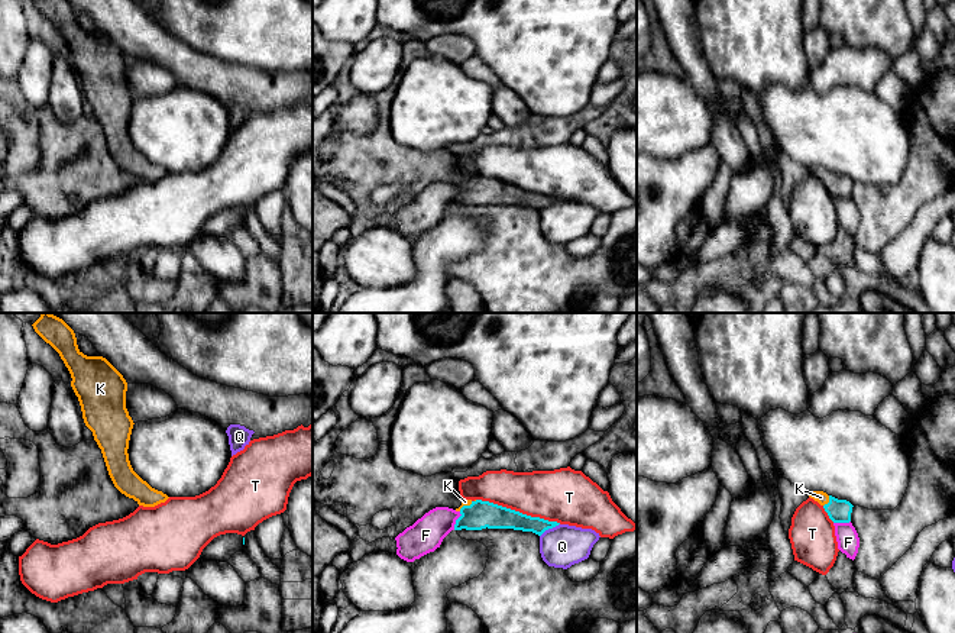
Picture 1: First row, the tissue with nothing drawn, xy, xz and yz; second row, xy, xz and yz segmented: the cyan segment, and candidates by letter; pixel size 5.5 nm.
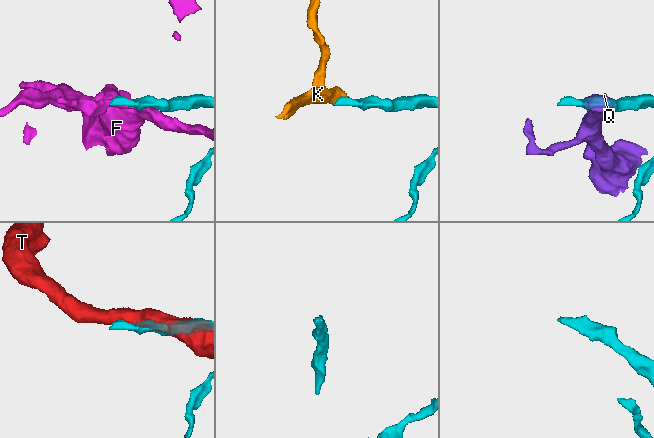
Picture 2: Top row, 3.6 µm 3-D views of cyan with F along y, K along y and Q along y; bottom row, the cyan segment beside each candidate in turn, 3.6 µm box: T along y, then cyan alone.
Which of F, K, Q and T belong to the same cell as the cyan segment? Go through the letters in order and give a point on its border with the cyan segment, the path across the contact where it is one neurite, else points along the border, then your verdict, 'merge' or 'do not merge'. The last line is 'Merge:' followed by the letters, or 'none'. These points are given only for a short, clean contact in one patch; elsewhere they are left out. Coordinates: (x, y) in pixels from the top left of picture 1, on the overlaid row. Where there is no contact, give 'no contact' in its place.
F: contact xz (456, 520); do not merge
K: contact yz (829, 501); way yz (838, 510), (829, 501), (821, 497); merge
Q: contact xz (549, 527); border xz (559, 523), (549, 527), (540, 536); do not merge
T: contact xz (518, 512); do not merge
Merge: K

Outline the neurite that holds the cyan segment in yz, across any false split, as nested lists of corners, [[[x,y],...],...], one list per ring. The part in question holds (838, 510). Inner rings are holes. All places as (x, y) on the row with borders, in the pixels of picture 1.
[[[813,491],[809,494],[809,497],[818,501],[825,508],[833,523],[851,521],[851,513],[854,506],[849,501],[838,500],[823,491]]]

